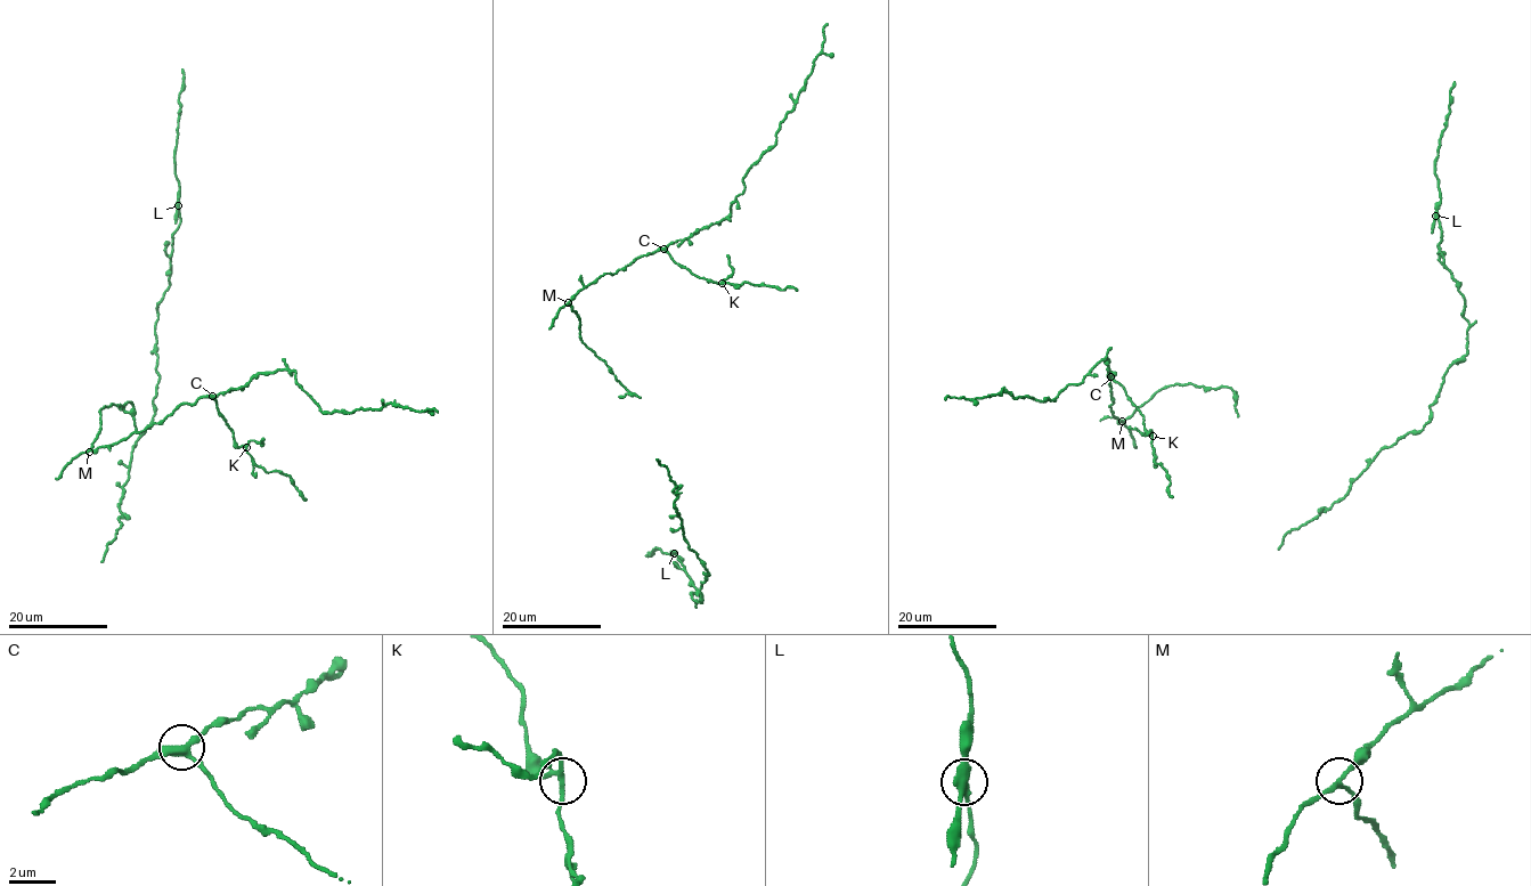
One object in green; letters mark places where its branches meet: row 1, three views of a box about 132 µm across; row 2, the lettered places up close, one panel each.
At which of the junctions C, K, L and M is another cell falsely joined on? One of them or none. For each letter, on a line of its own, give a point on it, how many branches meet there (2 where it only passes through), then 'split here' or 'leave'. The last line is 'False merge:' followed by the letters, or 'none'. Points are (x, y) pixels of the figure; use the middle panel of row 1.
C: (664, 249) | 3 | leave
K: (722, 283) | 3 | leave
L: (674, 553) | 3 | split here
M: (568, 302) | 3 | leave
False merge: L

